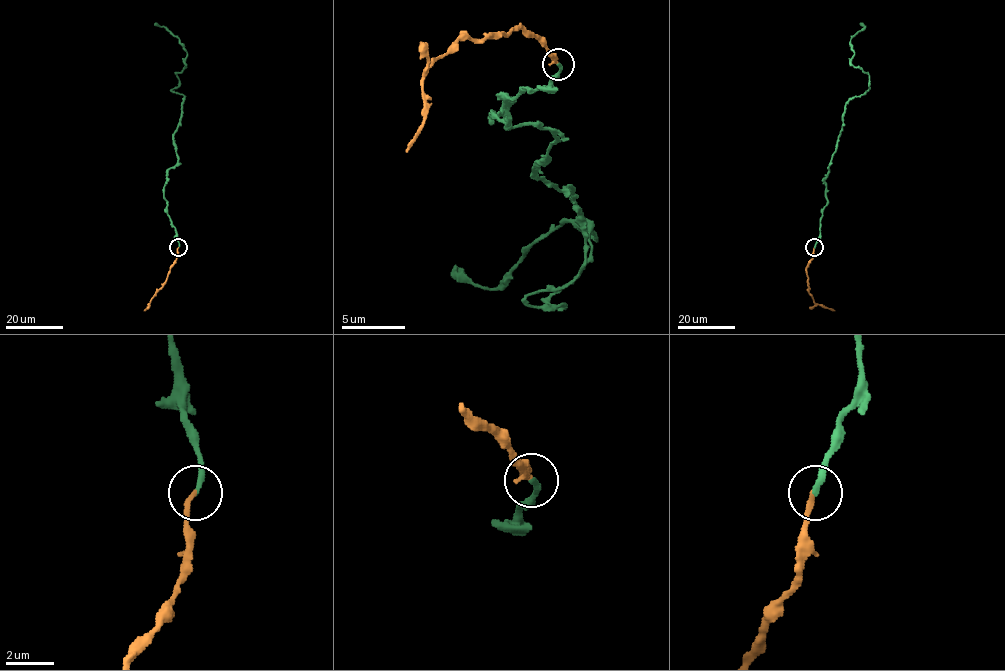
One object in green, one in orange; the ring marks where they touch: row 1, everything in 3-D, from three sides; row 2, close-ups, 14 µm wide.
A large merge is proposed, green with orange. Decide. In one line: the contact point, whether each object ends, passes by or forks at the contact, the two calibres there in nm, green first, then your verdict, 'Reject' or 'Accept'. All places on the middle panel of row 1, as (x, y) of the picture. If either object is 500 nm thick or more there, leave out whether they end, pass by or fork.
Place: (558, 64). At the ring green ends. At the ring orange ends. Thickness 240 nm (green) against 220 nm. Reject

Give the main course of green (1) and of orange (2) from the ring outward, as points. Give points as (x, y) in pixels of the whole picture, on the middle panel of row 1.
1: (558, 65), (491, 113), (555, 139), (584, 231), (530, 305), (590, 260), (562, 222), (494, 289), (453, 267)
2: (558, 62), (523, 27), (510, 33), (459, 39), (427, 68), (421, 132), (405, 151)

